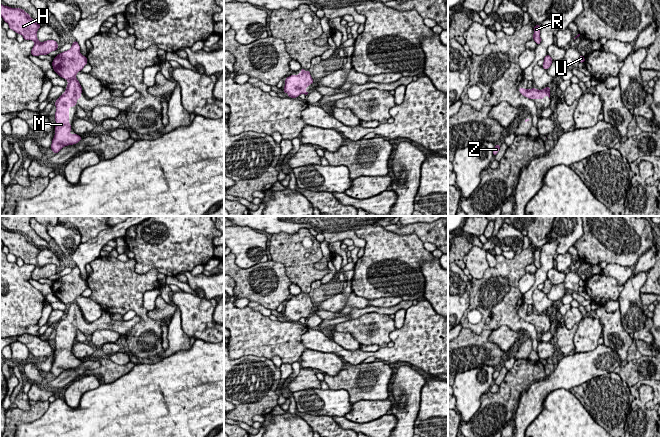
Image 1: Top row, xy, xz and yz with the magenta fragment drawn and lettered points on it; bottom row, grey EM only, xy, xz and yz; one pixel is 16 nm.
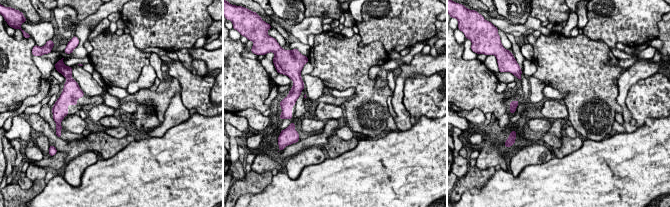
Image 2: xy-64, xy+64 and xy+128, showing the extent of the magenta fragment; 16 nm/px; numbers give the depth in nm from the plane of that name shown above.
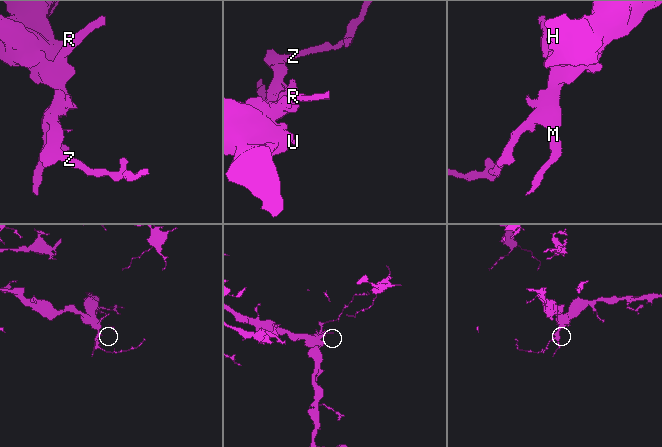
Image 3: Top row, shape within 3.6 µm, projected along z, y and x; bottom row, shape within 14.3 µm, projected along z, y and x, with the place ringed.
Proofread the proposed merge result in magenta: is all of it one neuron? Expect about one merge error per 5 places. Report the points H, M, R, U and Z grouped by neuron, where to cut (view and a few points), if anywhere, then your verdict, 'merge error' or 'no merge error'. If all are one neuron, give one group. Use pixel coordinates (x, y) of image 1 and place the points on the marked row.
groups H M R U Z; cut none; no merge error

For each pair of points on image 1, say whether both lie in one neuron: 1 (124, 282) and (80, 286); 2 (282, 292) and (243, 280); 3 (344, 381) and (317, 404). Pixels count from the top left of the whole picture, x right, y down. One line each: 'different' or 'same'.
1: different
2: same
3: different

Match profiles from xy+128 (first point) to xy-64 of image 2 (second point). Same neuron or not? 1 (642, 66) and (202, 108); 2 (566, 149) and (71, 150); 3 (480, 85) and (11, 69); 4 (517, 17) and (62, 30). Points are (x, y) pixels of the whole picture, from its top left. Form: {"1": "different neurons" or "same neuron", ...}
{"1": "different neurons", "2": "same neuron", "3": "same neuron", "4": "same neuron"}

